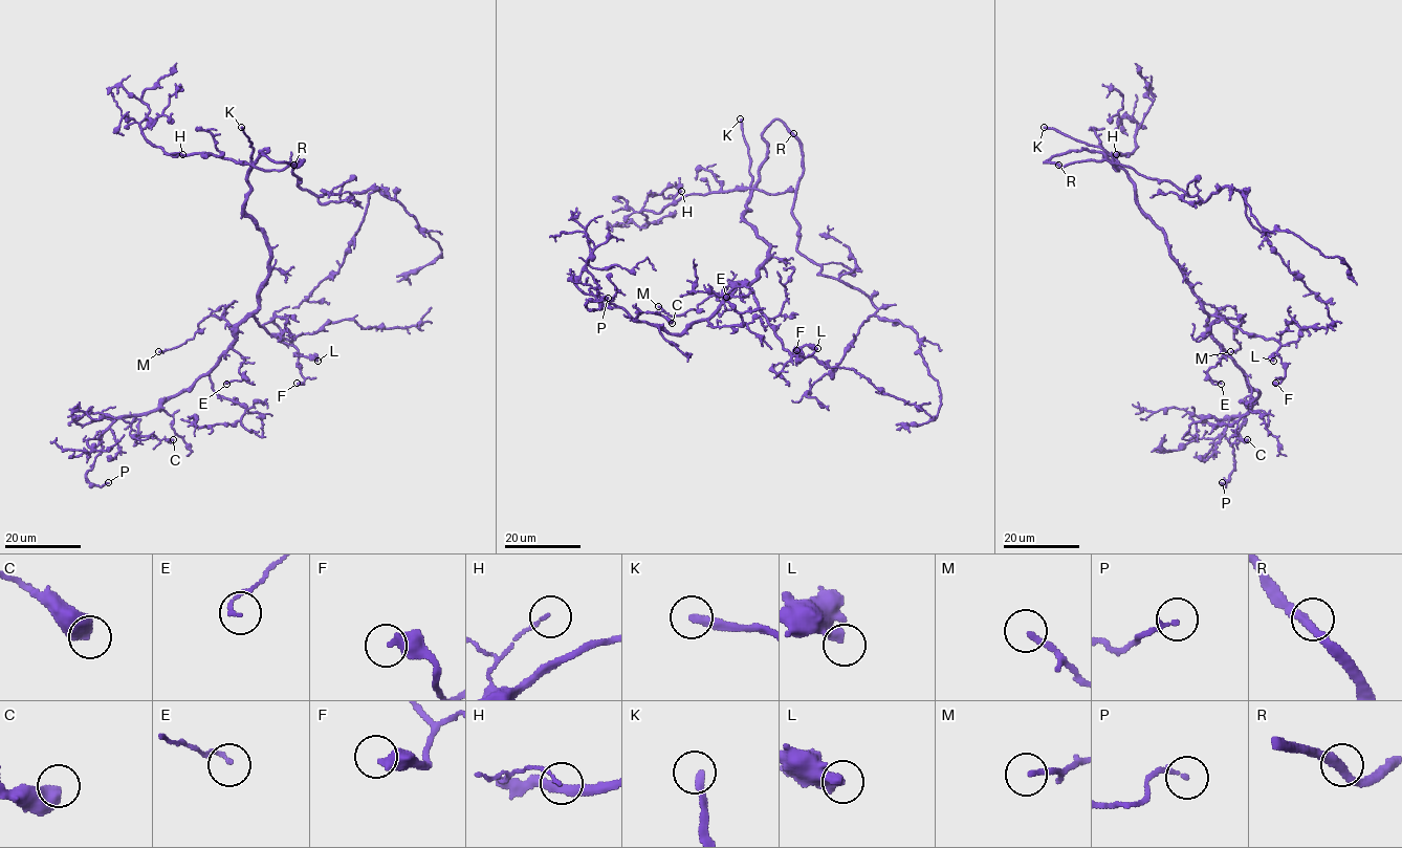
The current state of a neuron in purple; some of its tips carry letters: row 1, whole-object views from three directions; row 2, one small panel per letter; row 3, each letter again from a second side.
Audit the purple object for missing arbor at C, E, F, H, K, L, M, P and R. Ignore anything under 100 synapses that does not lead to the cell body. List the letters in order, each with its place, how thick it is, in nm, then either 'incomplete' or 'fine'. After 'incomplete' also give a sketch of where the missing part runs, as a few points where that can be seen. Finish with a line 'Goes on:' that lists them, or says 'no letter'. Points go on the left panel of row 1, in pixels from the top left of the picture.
C: at (173, 439); 600 nm thick; fine
E: at (226, 384); 130 nm thick; fine
F: at (297, 383); 460 nm thick; fine
H: at (182, 154); 100 nm thick; fine
K: at (241, 127); 280 nm thick; incomplete; missing branch runs (241, 127), (224, 125), (153, 144), (121, 167)
L: at (318, 361); 360 nm thick; fine
M: at (158, 351); 200 nm thick; fine
P: at (108, 482); 150 nm thick; fine
R: at (293, 165); 320 nm thick; fine
Goes on: K

